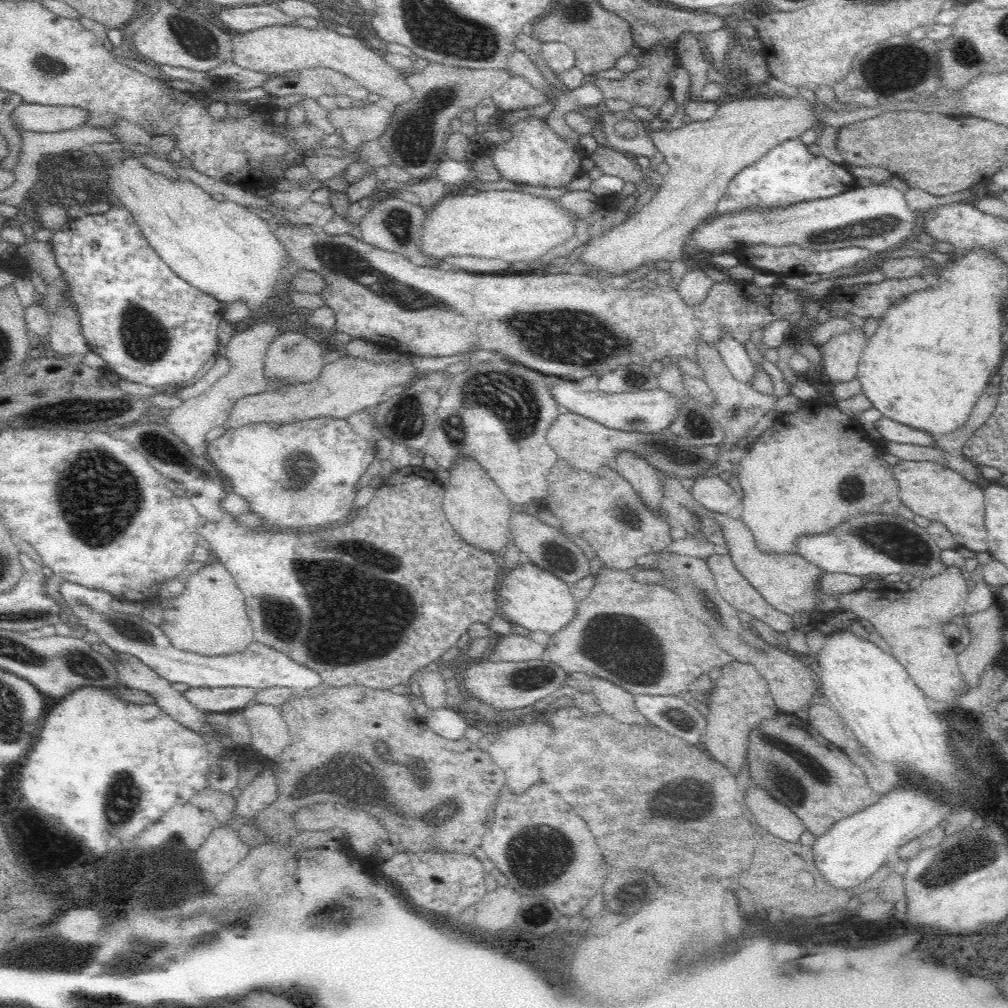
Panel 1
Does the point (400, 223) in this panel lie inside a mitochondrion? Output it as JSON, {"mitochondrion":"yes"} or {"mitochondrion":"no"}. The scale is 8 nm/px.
{"mitochondrion":"yes"}

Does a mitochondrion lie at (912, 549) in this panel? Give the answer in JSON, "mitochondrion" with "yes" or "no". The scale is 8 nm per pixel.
{"mitochondrion":"yes"}

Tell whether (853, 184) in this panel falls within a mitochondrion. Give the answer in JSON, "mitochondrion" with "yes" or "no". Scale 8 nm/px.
{"mitochondrion":"no"}

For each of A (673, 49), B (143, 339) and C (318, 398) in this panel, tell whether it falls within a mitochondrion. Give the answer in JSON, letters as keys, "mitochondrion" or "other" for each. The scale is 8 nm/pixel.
{"A":"other","B":"mitochondrion","C":"other"}

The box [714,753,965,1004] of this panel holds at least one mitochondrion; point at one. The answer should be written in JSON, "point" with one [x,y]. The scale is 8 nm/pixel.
{"point":[920,975]}

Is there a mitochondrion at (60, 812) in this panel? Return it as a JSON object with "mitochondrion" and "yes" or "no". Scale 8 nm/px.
{"mitochondrion":"no"}

